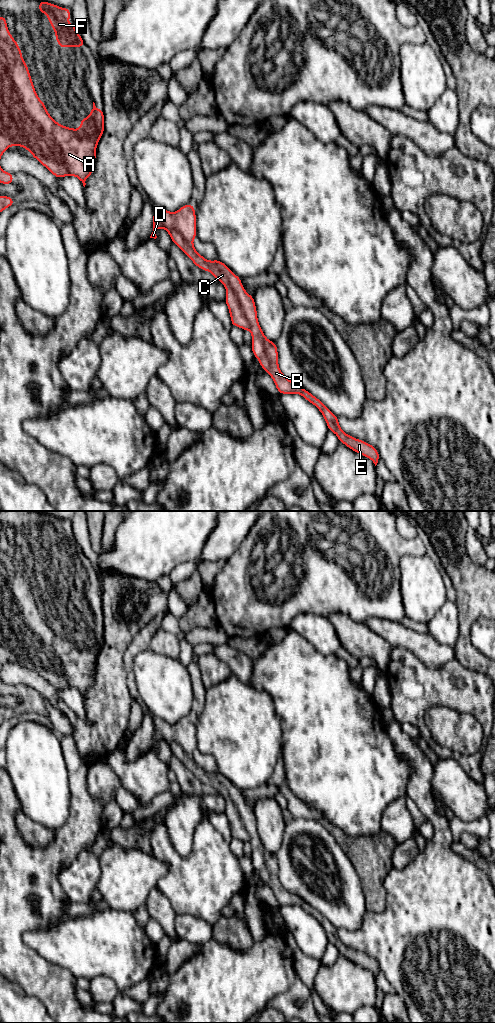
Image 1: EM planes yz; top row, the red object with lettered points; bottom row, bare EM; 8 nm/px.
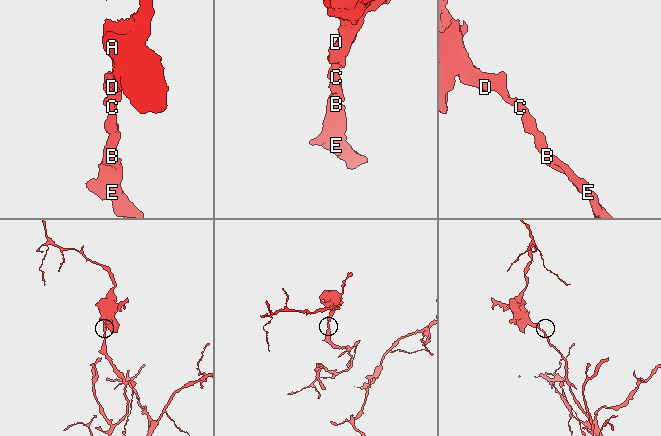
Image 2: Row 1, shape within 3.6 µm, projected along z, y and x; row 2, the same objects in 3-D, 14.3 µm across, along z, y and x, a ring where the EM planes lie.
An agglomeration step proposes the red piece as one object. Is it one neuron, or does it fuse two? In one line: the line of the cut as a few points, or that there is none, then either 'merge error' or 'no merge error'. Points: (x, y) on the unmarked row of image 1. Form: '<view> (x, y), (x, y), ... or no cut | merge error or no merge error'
no cut | no merge error

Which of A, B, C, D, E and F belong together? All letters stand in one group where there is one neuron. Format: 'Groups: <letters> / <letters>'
Groups: A B C D E F

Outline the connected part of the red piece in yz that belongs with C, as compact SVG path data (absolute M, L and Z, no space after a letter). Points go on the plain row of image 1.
M191 716L182 718L176 724L169 724L162 719L154 718L153 744L150 750L156 751L156 741L164 740L177 757L193 775L204 783L209 783L226 800L225 814L228 818L231 836L243 842L249 842L252 847L252 864L261 879L271 888L280 906L300 906L316 918L322 925L328 942L335 945L339 953L351 962L378 975L379 965L374 958L360 951L347 947L339 938L335 928L318 910L286 890L279 881L276 855L268 852L263 846L257 831L257 821L254 810L248 806L241 790L235 787L227 777L217 772L209 773L194 760L193 752L197 748L195 719Z

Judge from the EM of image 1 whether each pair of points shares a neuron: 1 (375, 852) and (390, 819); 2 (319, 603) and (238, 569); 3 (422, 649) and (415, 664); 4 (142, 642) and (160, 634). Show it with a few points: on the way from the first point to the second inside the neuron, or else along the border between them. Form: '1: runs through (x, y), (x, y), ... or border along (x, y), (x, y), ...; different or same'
1: border along (382, 829), (388, 832), (396, 843); different
2: runs through (295, 604), (288, 608), (260, 608), (245, 593); same
3: border along (396, 647), (409, 649), (427, 667), (439, 667); different
4: border along (158, 628), (148, 648); different

